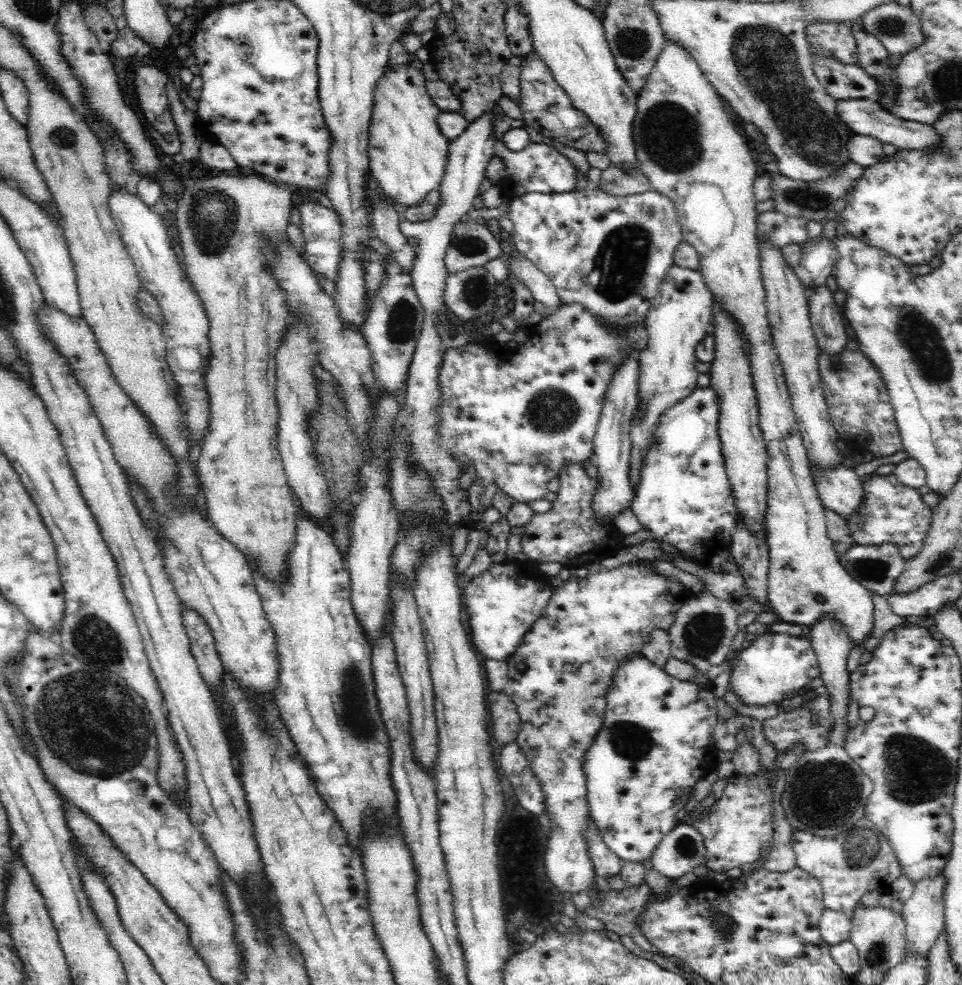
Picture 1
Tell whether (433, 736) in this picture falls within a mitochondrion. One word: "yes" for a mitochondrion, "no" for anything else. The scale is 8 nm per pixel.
no

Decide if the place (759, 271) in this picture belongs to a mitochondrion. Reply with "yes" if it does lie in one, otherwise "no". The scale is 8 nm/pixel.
no

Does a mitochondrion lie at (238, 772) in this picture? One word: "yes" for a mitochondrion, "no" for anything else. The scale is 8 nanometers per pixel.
no

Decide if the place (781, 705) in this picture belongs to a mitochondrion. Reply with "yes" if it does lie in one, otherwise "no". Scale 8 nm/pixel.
no

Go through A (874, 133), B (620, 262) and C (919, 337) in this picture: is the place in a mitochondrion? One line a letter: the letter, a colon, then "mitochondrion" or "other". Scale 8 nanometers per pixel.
A: other
B: mitochondrion
C: mitochondrion

